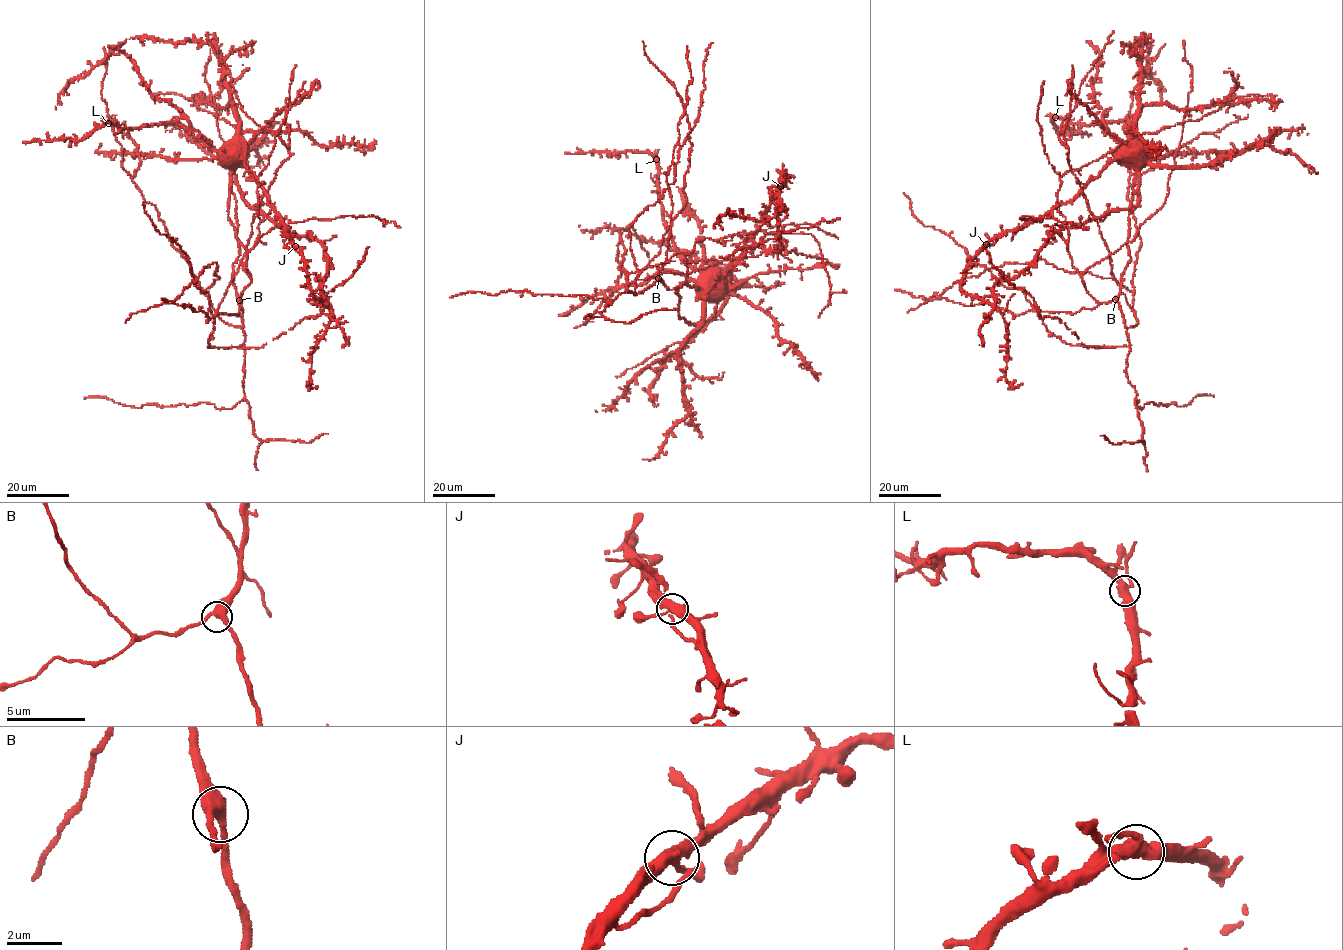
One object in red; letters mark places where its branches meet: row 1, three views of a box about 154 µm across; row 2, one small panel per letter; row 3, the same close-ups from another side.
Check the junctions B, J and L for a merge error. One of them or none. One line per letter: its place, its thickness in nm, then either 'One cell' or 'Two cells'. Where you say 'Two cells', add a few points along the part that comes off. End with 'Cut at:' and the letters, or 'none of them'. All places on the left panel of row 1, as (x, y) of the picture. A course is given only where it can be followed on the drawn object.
B: Place: (239, 300). Thickness 400 nm. One cell
J: Place: (295, 246). Thickness 420 nm. One cell
L: Place: (108, 123). Thickness 420 nm. One cell
Cut at: none of them

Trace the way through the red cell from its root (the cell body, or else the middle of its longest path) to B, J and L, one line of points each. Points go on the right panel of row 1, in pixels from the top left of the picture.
B: (1132, 150), (1128, 152), (1128, 164), (1135, 170), (1129, 213), (1130, 260), (1115, 299)
J: (1132, 150), (1136, 205), (1051, 234), (1031, 264), (995, 285), (992, 304), (961, 289), (986, 244)
L: (1132, 150), (1129, 147), (1126, 149), (1130, 139), (1127, 121), (1076, 124), (1055, 117)

